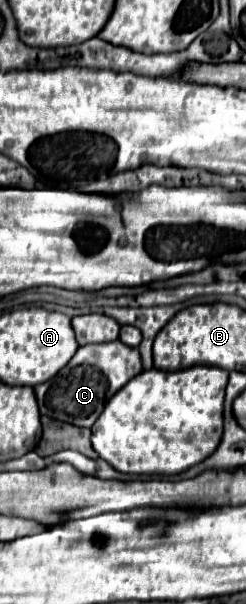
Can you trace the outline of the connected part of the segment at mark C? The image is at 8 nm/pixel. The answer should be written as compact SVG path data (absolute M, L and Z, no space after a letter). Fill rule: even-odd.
M119 339L105 345L79 347L73 359L51 381L35 387L41 415L67 421L79 427L93 427L93 423L105 409L105 403L141 371L143 365L139 349L129 347Z

